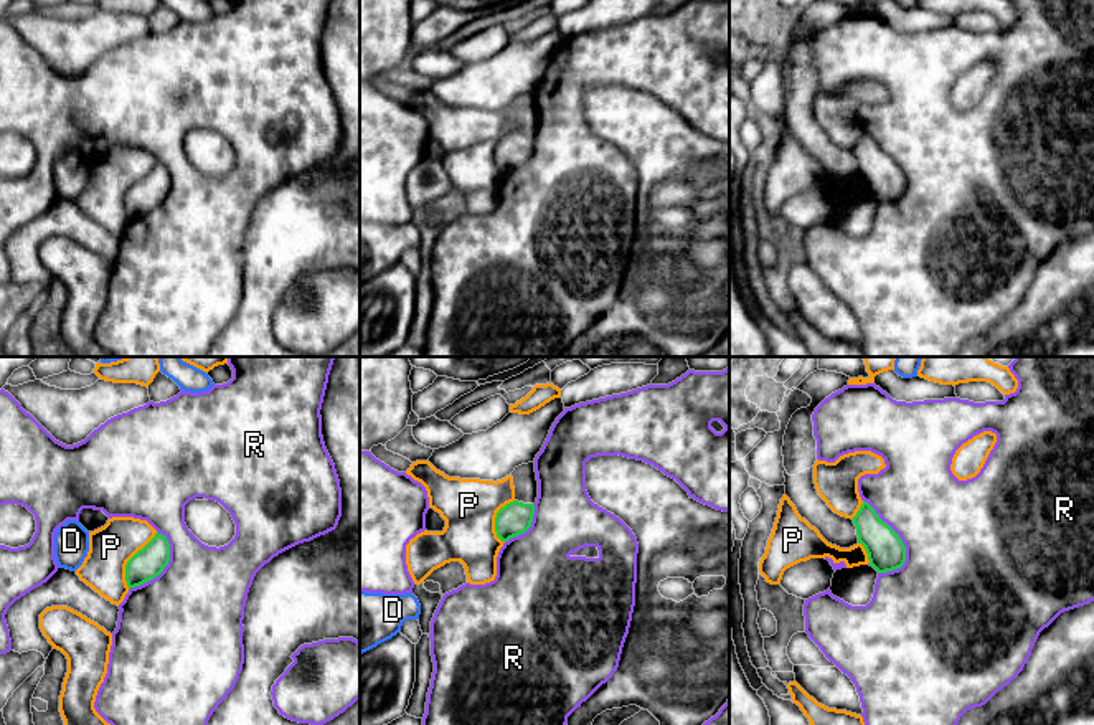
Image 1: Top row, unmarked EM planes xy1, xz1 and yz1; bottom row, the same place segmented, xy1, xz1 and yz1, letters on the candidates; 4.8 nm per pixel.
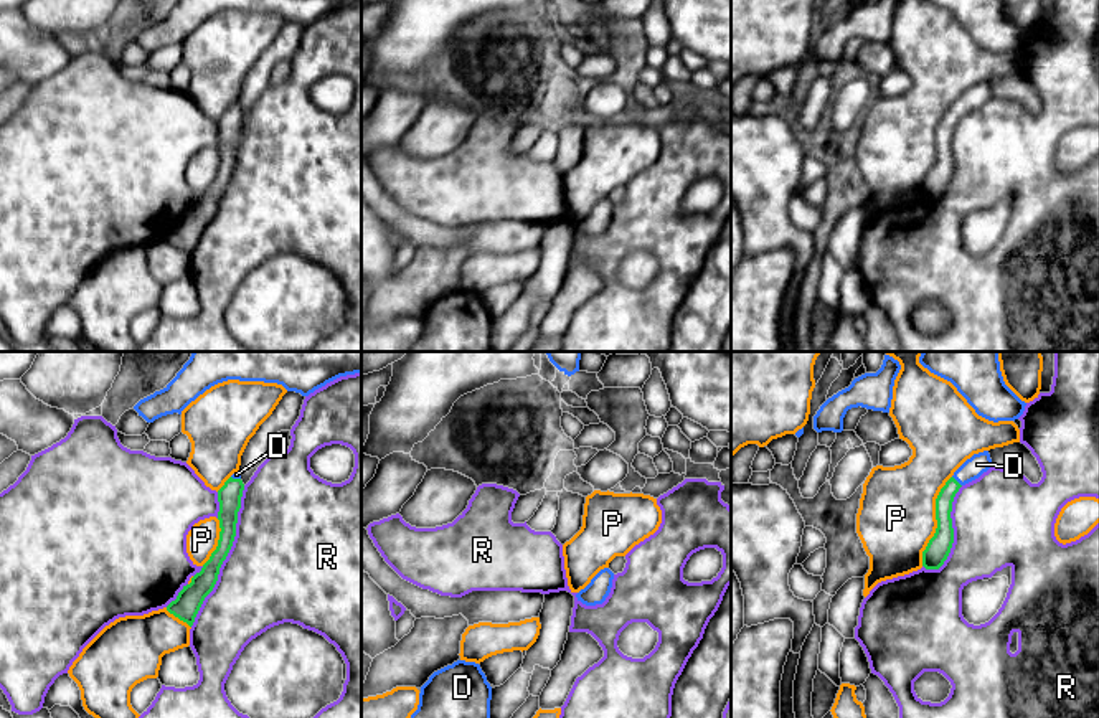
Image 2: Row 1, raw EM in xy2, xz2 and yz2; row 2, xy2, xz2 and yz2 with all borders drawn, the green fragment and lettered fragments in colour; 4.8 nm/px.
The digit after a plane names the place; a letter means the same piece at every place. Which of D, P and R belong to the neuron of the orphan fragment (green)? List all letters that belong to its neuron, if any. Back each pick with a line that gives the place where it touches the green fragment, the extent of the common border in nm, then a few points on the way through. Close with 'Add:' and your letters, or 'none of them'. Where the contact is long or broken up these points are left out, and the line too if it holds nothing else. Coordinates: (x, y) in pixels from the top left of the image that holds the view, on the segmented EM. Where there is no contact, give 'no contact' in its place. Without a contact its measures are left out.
D: yz2 (956, 481) | 70 nm | across yz2 (944, 530), (944, 499), (956, 481), (977, 464)
Add: D

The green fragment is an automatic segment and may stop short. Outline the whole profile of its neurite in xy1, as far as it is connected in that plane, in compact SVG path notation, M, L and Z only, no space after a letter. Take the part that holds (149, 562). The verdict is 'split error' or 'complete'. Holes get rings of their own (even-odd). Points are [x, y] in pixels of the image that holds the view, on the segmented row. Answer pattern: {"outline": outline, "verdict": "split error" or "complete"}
{"outline": "M157 532L155 537L125 565L125 581L129 590L158 576L168 562L170 543L165 535Z", "verdict": "complete"}

